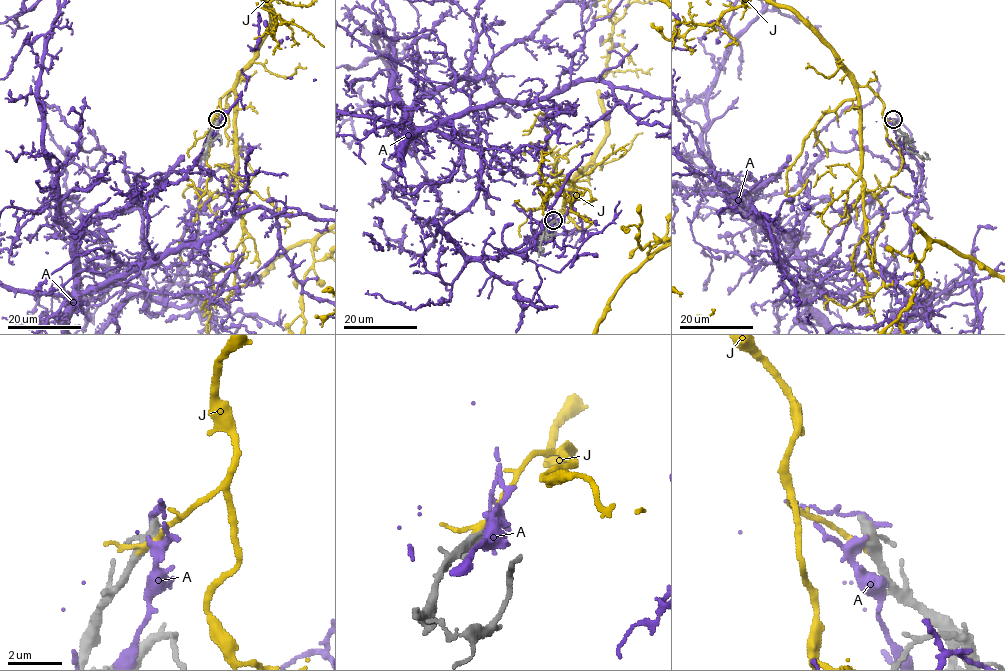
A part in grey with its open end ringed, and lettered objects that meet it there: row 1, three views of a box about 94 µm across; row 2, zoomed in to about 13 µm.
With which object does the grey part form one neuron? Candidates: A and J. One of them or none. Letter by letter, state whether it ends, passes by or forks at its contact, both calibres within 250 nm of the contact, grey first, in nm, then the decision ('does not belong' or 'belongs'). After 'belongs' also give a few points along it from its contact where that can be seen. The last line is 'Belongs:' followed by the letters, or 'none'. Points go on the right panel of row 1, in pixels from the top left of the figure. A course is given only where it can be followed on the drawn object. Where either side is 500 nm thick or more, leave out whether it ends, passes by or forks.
A: it ends | 360/160 nm | does not belong
J: it passes by | 400/240 nm | does not belong
Belongs: none

